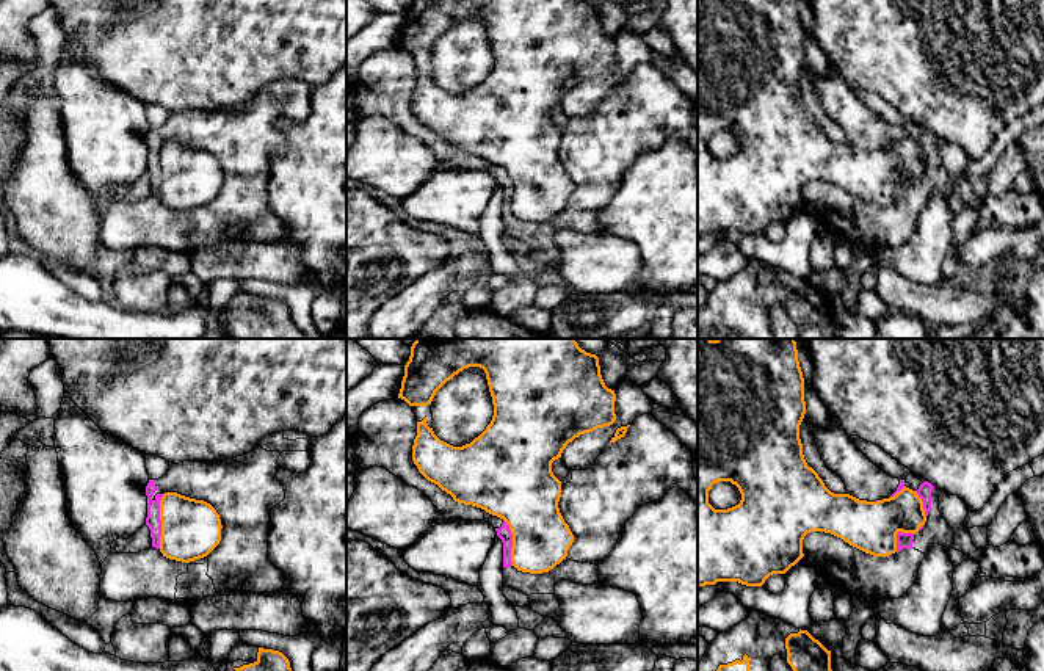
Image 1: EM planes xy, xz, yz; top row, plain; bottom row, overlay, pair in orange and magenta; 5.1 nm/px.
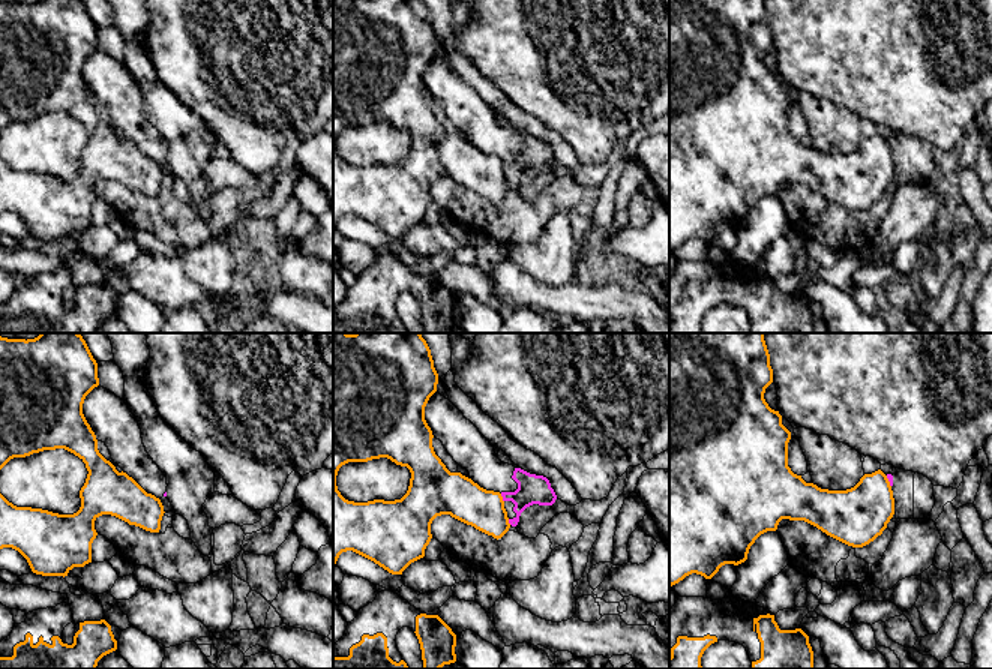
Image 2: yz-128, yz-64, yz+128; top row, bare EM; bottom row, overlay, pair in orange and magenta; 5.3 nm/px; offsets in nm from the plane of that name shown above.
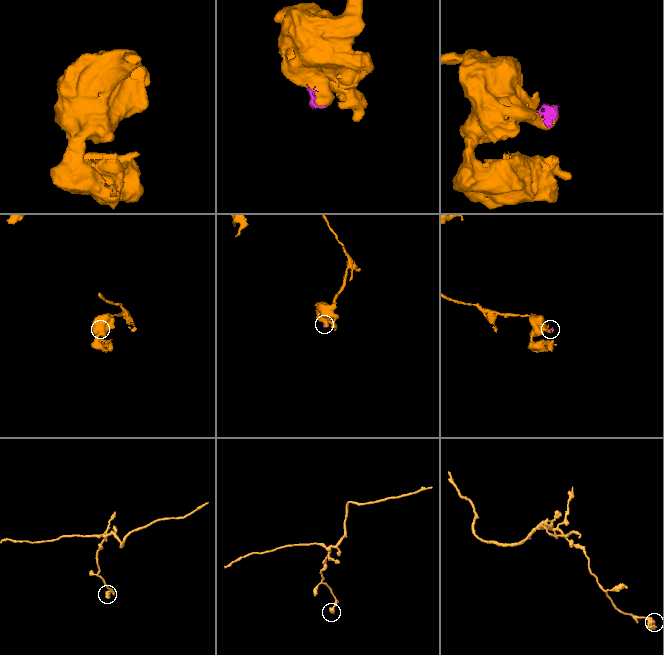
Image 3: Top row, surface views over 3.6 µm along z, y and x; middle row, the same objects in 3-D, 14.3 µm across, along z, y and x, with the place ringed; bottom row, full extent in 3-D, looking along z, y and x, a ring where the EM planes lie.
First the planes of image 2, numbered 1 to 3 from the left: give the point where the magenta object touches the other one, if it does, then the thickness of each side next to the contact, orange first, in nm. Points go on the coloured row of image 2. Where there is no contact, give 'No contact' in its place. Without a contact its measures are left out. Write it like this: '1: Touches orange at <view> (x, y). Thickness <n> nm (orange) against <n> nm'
1: No contact
2: Touches orange at yz-64 (502, 498). Thickness 220 nm (orange) against 160 nm
3: Touches orange at yz+128 (889, 482). Thickness 300 nm (orange) against 30 nm

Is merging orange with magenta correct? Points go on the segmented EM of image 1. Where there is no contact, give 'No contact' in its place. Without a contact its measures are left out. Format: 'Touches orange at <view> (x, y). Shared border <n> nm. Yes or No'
Touches orange at xy (160, 519). Shared border 280 nm. No

